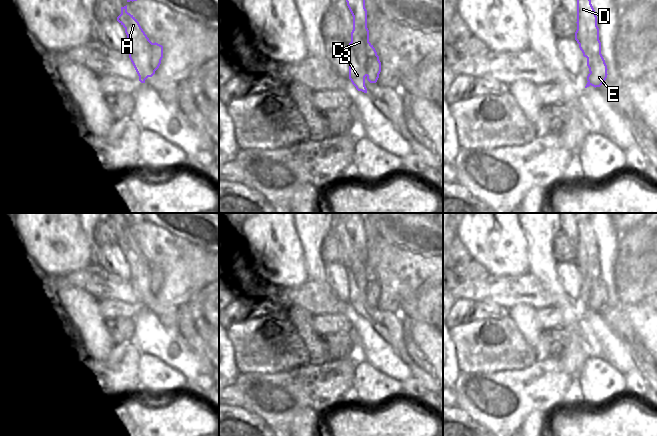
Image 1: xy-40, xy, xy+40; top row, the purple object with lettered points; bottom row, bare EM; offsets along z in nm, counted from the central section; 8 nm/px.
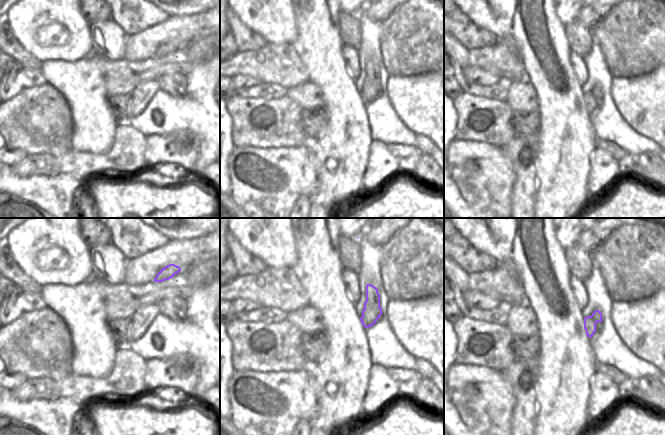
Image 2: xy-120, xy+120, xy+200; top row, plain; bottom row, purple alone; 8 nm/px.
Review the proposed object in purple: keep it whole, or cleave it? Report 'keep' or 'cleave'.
cleave

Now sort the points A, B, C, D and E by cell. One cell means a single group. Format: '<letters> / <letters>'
A B C D / E

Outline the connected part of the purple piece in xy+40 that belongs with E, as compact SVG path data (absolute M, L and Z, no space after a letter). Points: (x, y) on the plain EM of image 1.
M598 278L593 282L593 290L587 300L589 309L593 311L600 311L607 302L607 289L602 278Z

